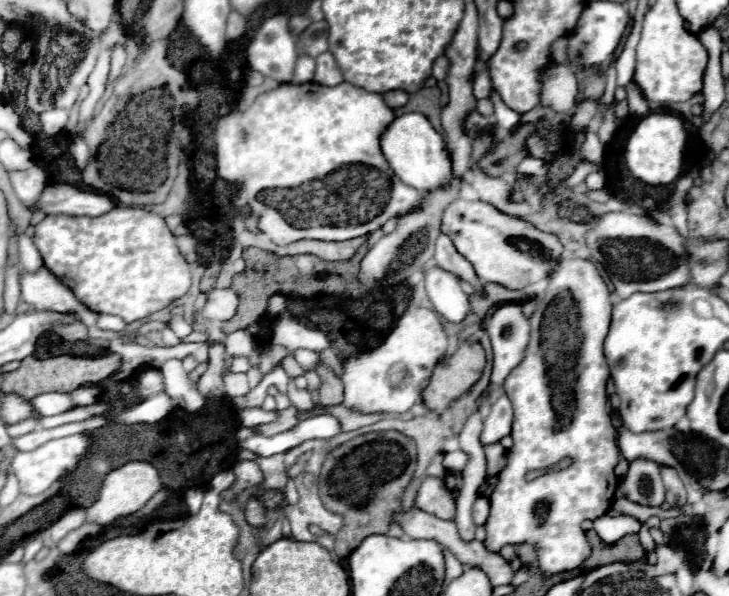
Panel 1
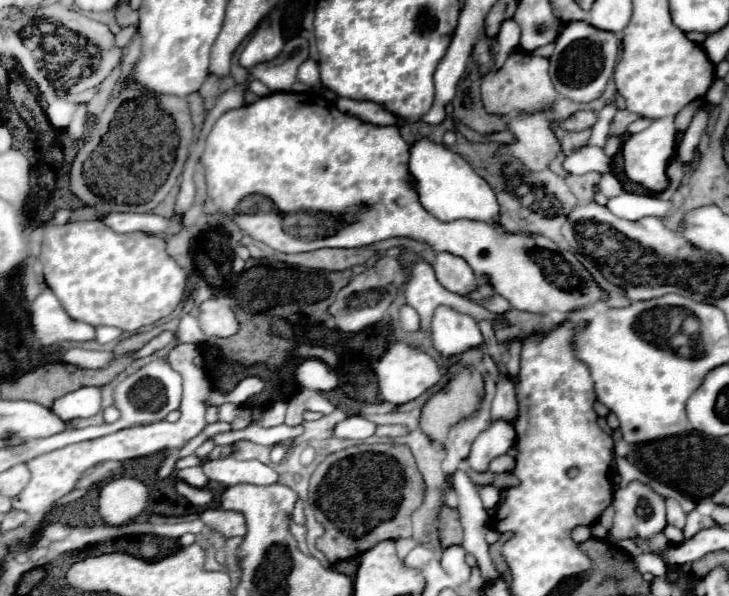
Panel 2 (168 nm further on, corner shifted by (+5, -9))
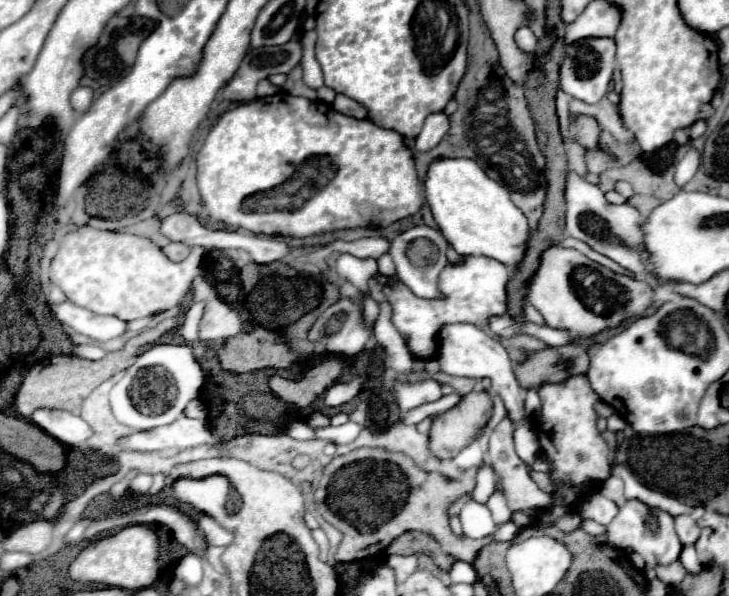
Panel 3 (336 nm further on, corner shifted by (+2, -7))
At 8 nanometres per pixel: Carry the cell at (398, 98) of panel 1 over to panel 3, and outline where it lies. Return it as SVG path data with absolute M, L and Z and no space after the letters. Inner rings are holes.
M336 95L334 109L344 115L356 117L356 119L368 119L368 109L364 105L360 105L358 101L352 101L350 97L344 97L344 95Z

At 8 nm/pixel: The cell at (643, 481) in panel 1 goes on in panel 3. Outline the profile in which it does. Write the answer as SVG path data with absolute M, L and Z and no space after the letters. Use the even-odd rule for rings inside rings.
M638 499L626 501L620 507L618 515L612 519L612 523L608 525L608 545L634 549L636 553L640 553L644 557L646 565L650 565L650 563L672 563L678 559L680 549L682 549L682 543L674 531L674 517L662 509L648 507L646 503L642 503Z

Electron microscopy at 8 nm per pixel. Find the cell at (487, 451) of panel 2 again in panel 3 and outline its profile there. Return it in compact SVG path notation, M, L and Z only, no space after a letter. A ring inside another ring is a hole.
M482 465L478 469L478 483L476 489L472 491L472 499L476 499L478 503L486 503L488 497L496 491L496 473L490 465Z

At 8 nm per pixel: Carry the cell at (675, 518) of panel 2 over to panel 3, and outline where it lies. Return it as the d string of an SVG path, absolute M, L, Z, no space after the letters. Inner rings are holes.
M678 515L676 517L676 533L682 543L694 543L700 535L700 529L696 527L696 523L690 515Z

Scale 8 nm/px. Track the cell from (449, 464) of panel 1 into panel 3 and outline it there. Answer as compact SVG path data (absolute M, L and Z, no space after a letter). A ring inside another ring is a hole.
M468 499L460 511L462 531L466 537L482 539L488 537L494 531L494 521L490 515L490 509L484 503L478 503L474 499Z

